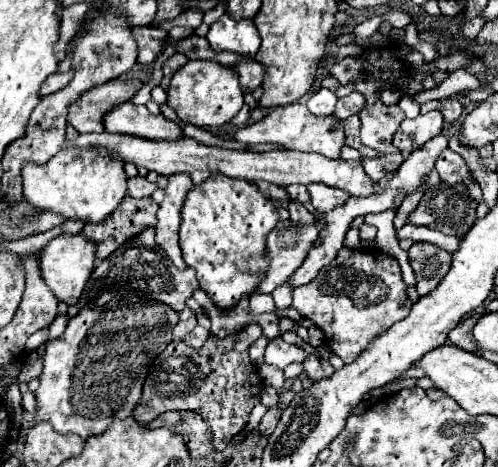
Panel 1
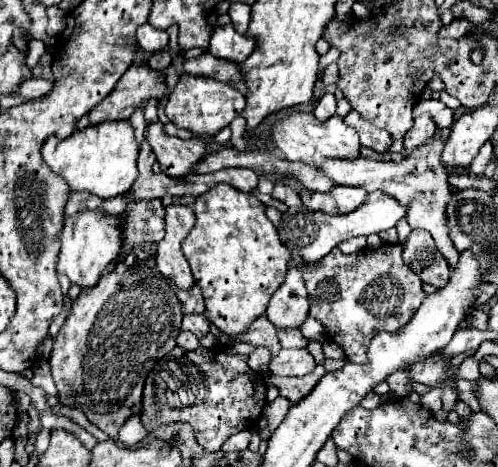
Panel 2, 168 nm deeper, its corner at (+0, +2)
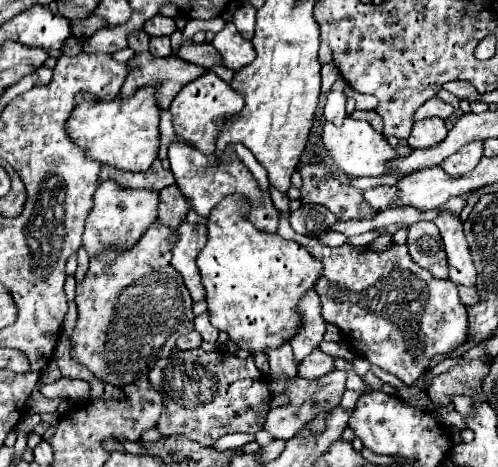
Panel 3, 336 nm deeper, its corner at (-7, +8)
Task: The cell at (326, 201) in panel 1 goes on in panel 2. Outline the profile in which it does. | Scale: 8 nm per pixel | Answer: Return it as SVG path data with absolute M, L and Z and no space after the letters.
M337 186L331 190L337 208L341 214L349 214L353 210L357 210L361 204L365 204L367 200L367 192L361 188L349 188L349 186Z

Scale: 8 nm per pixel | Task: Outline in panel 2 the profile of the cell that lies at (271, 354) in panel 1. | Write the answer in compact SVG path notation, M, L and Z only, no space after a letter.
M283 348L277 358L271 358L269 370L275 376L305 376L313 372L315 360L309 354L309 350L295 350L295 348Z

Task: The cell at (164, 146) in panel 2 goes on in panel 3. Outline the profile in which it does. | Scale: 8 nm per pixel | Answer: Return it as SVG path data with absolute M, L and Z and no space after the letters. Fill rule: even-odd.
M174 140L168 146L168 160L170 160L170 170L176 176L176 186L180 188L182 196L190 202L190 206L200 214L200 216L208 216L212 212L212 208L228 194L238 194L242 198L246 198L252 204L252 210L248 214L250 222L266 232L276 232L278 228L278 210L272 206L272 202L268 202L268 192L262 192L256 184L256 180L252 178L252 174L244 168L244 164L238 160L236 152L232 146L228 146L224 150L224 154L218 158L216 154L206 156L202 154L198 148L190 146L188 142L182 140ZM266 200L266 208L260 208L260 202Z

